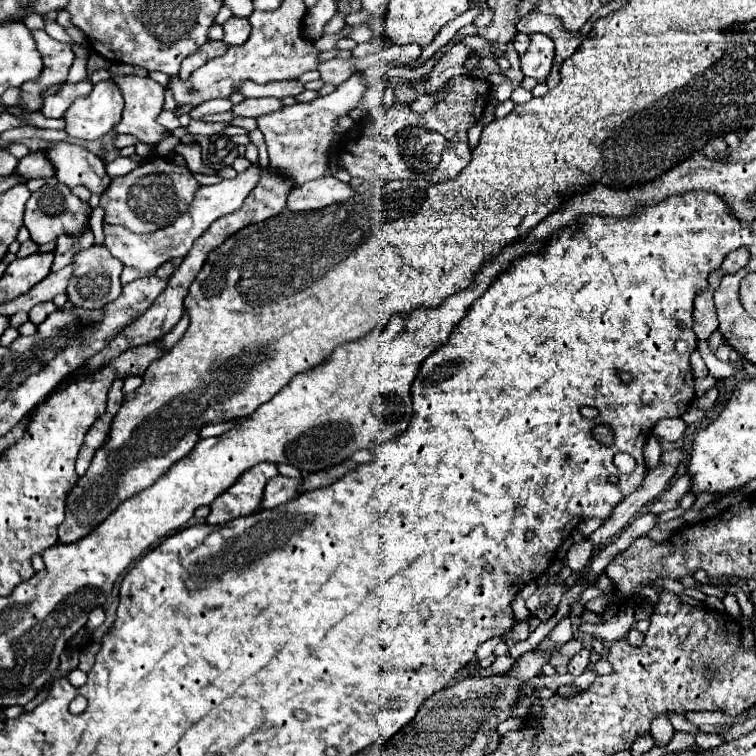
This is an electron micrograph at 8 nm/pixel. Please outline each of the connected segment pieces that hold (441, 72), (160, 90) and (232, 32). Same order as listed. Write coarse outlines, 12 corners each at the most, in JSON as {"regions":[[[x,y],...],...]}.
{"regions":[[[450,47],[424,79],[412,79],[418,95],[436,93],[464,73],[472,49]],[[114,75],[124,97],[116,133],[156,145],[164,87],[150,77]],[[230,17],[224,23],[224,41],[242,45],[250,37],[248,17]]]}

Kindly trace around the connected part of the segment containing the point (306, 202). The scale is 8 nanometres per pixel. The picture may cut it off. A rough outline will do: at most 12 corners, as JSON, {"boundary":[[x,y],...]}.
{"boundary":[[332,175],[290,191],[288,209],[322,209],[356,191]]}

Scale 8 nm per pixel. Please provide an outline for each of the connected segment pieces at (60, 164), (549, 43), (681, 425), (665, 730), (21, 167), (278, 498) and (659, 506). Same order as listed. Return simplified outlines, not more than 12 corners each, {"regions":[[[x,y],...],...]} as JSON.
{"regions":[[[66,141],[42,149],[54,177],[104,193],[104,161]],[[530,35],[520,57],[522,73],[546,79],[554,61],[554,41]],[[662,419],[654,435],[676,441],[686,431],[684,419]],[[666,715],[652,721],[650,733],[658,747],[672,739],[674,727]],[[38,153],[20,159],[14,175],[50,179],[52,167]],[[276,477],[264,491],[264,509],[300,495],[302,479]],[[688,473],[678,477],[650,505],[658,515],[678,509],[682,497],[692,487]]]}

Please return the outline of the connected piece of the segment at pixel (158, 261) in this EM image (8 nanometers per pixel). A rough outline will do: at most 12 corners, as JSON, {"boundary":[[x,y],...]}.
{"boundary":[[252,163],[200,187],[188,211],[152,235],[104,223],[104,245],[126,267],[156,271],[184,257],[262,177]]}

